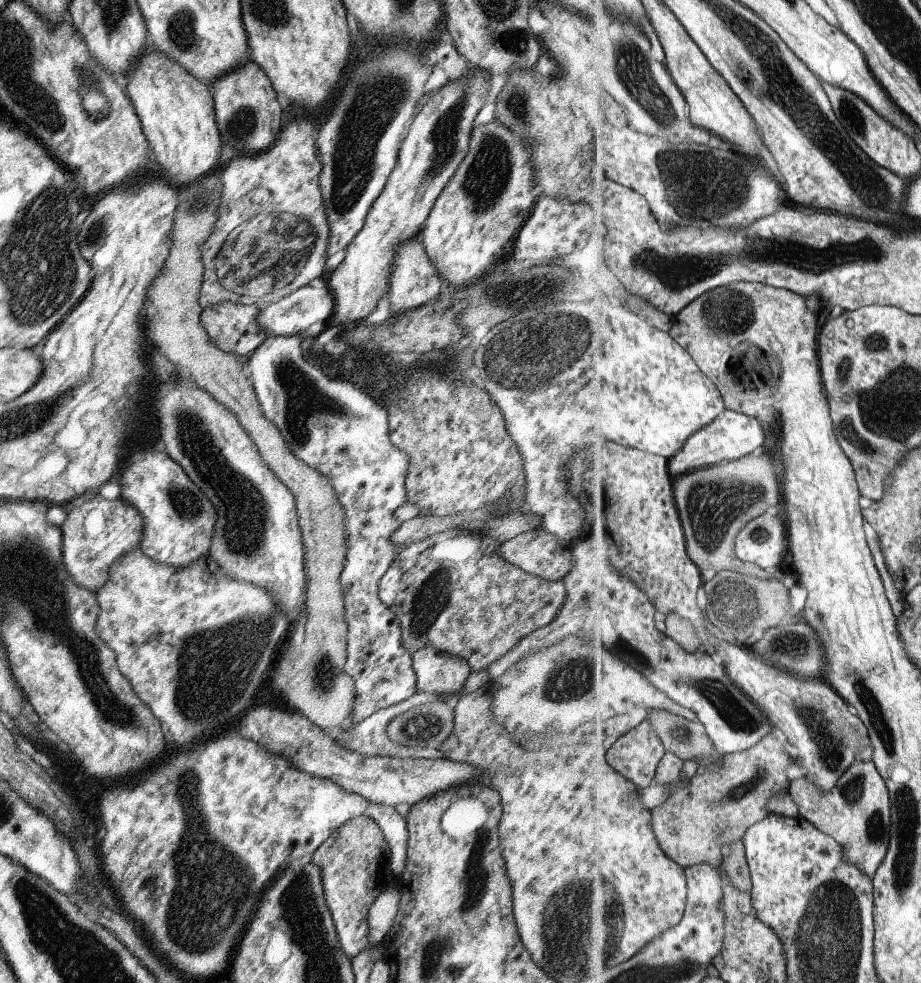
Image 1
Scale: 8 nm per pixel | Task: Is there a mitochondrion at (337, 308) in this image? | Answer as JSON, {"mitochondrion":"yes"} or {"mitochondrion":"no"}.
{"mitochondrion":"no"}

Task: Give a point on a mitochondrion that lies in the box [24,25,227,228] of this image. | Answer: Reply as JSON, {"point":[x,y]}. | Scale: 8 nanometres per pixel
{"point":[95,94]}

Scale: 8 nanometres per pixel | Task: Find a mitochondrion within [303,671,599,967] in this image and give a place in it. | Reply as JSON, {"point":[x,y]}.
{"point":[478,878]}

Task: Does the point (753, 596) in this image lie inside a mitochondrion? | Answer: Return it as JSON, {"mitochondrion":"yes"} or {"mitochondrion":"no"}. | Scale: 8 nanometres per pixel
{"mitochondrion":"no"}

